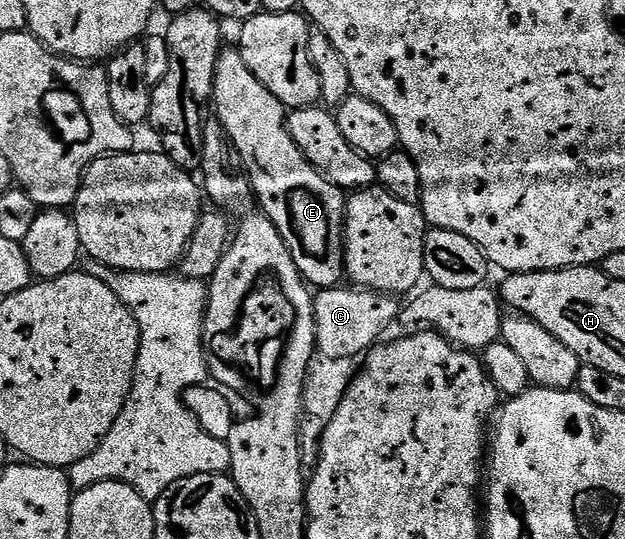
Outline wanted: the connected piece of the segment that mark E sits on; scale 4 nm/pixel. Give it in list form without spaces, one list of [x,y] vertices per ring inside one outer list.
[[[227,47],[220,52],[217,71],[215,72],[215,92],[213,94],[214,116],[223,125],[229,135],[233,147],[241,155],[247,173],[251,176],[251,187],[255,194],[258,208],[277,227],[281,239],[285,239],[285,247],[289,247],[289,255],[293,255],[293,263],[297,263],[297,271],[303,276],[308,286],[316,290],[334,289],[345,277],[345,193],[333,183],[326,181],[301,155],[297,143],[287,130],[288,114],[281,104],[245,67],[245,59],[241,59],[238,48]]]

